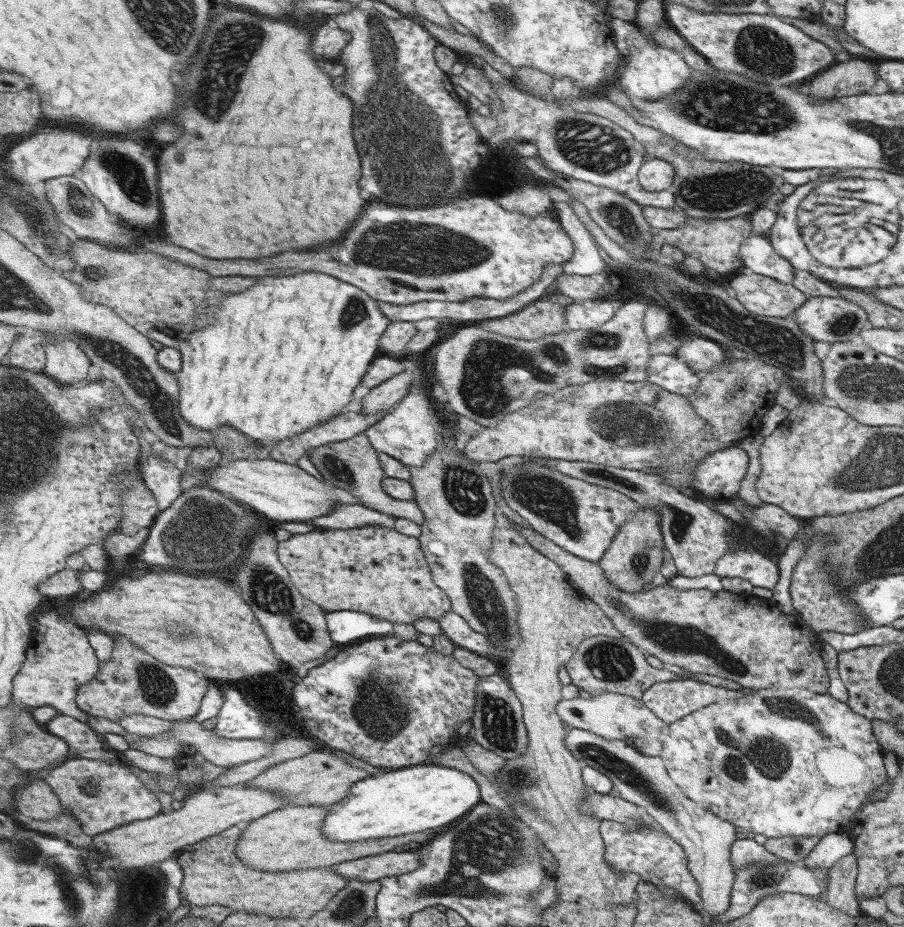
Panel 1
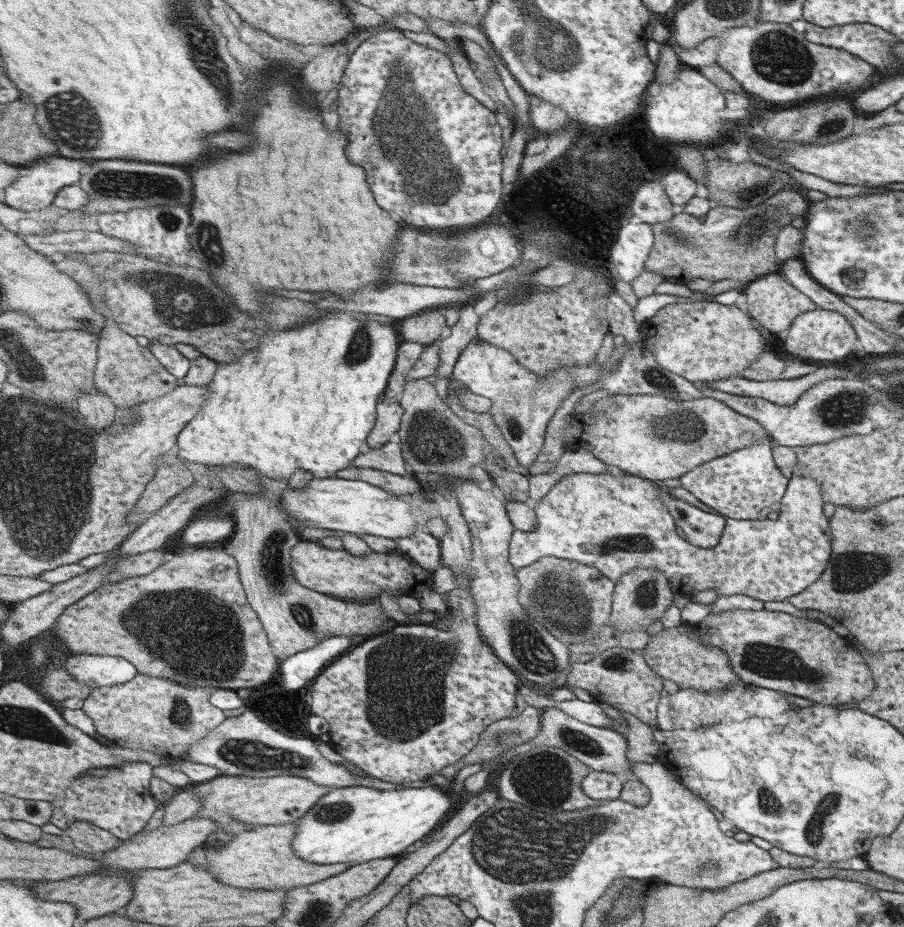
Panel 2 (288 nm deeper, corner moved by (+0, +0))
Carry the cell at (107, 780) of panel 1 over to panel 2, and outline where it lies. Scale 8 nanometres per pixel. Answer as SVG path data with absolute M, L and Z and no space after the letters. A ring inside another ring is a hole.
M135 762L129 764L125 768L105 768L105 776L79 776L73 780L73 784L65 790L65 804L63 800L53 800L53 820L57 820L61 816L61 812L65 814L67 822L71 822L73 818L79 820L87 820L91 824L97 824L99 828L111 832L113 836L121 838L121 840L129 840L133 836L137 836L139 832L143 832L143 828L147 826L147 822L153 818L153 814L157 812L157 808L161 808L161 802L157 802L151 796L149 790L149 780L153 776L153 764L145 764L145 762Z

